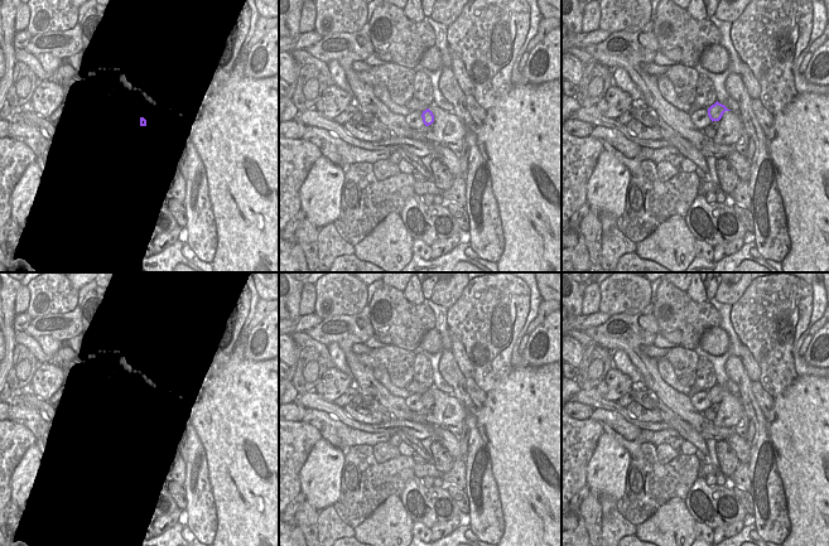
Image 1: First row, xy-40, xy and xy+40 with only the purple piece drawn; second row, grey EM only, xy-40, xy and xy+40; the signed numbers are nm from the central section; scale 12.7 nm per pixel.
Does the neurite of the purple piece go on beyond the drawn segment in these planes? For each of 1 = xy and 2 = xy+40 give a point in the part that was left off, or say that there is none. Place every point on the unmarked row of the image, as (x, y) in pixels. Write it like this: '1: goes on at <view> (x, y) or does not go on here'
1: does not go on here
2: does not go on here

